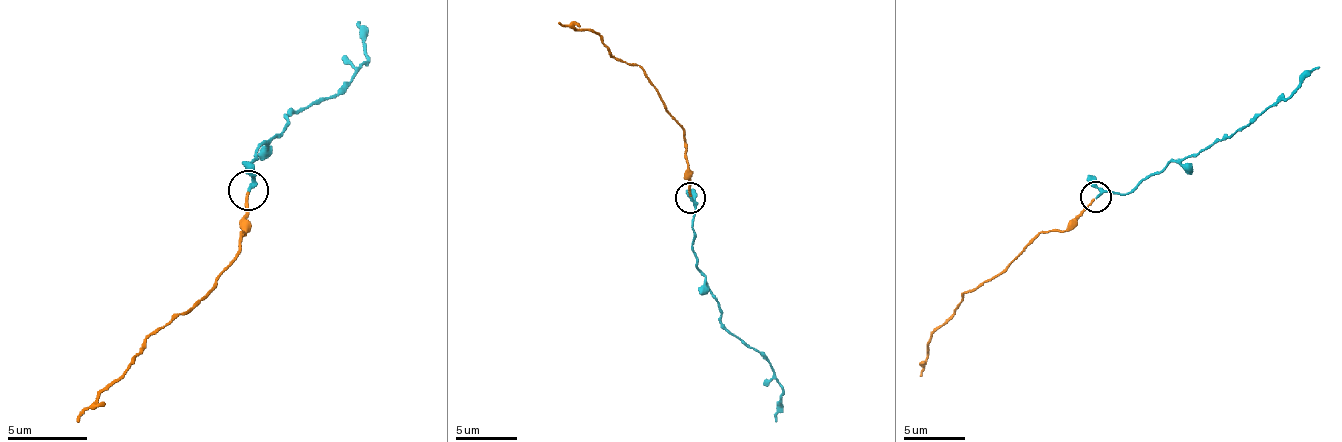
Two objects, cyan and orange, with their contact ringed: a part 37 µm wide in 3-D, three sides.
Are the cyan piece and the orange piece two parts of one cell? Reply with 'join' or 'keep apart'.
keep apart

